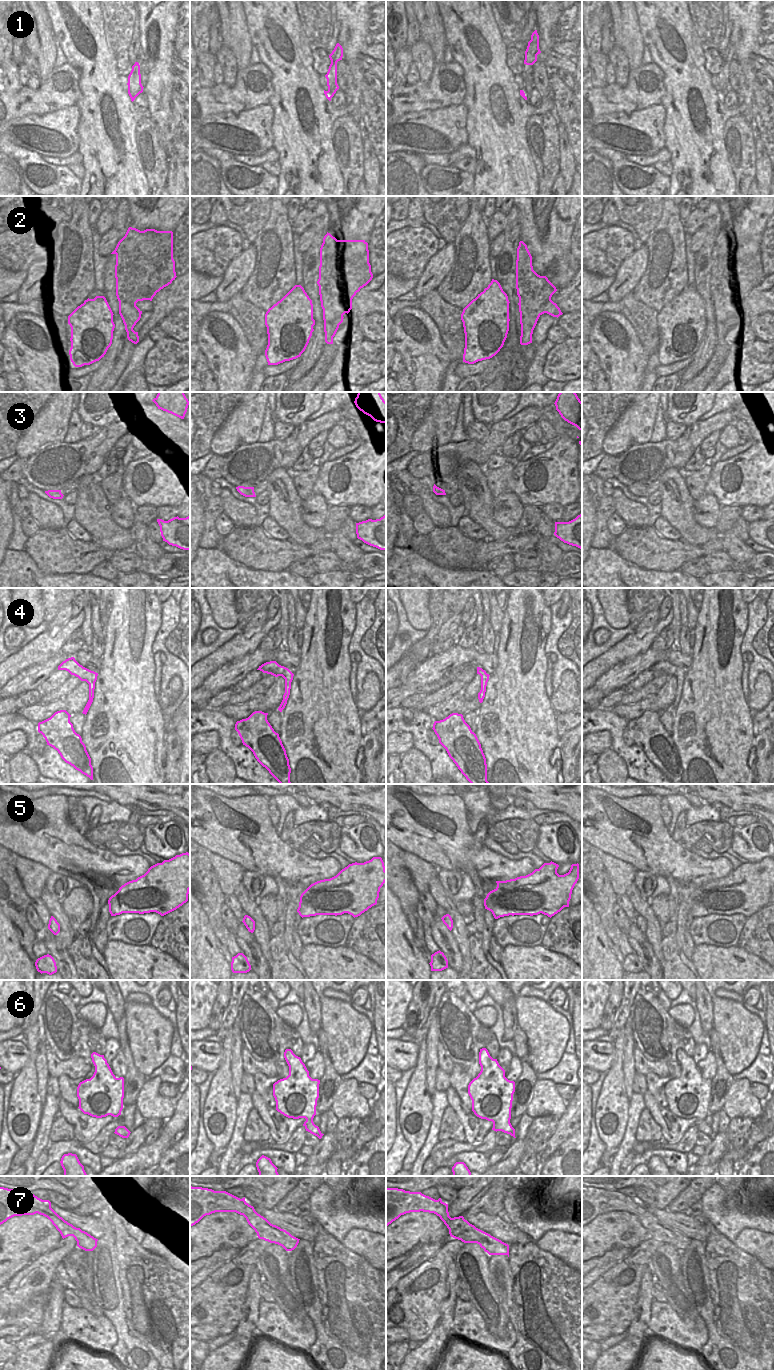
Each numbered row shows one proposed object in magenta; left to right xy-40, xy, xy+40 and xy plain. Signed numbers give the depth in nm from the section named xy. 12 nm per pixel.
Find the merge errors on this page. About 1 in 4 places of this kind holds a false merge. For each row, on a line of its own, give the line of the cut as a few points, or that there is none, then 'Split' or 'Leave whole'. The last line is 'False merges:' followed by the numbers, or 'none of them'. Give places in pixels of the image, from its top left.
1: No split. Leave whole
2: No split. Leave whole
3: No split. Leave whole
4: Split along xy-40 (56, 712), (51, 717). Split
5: No split. Leave whole
6: No split. Leave whole
7: No split. Leave whole
False merges: 4.

